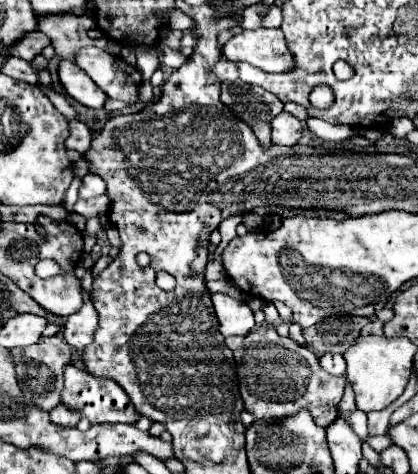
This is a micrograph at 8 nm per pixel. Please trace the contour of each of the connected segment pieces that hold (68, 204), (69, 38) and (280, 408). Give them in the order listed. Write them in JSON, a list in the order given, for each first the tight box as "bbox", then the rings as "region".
[{"bbox":[64,177,82,212],"region":[[[75,177],[70,185],[70,187],[66,191],[65,195],[65,204],[64,207],[68,212],[72,211],[74,204],[79,199],[78,191],[82,185],[82,181],[80,177]]]},{"bbox":[38,13,108,59],"region":[[[58,13],[58,15],[38,15],[38,31],[46,33],[52,39],[54,49],[62,59],[74,57],[74,51],[82,45],[96,45],[100,49],[106,49],[108,39],[92,41],[86,35],[86,29],[96,27],[92,17],[78,17],[74,13]]]},{"bbox":[234,327,346,427],"region":[[[262,327],[262,341],[234,351],[234,359],[242,379],[240,395],[244,407],[256,419],[284,419],[300,409],[308,409],[320,427],[336,421],[346,379],[326,373],[308,347],[298,345],[290,337],[280,337],[270,327]]]}]

